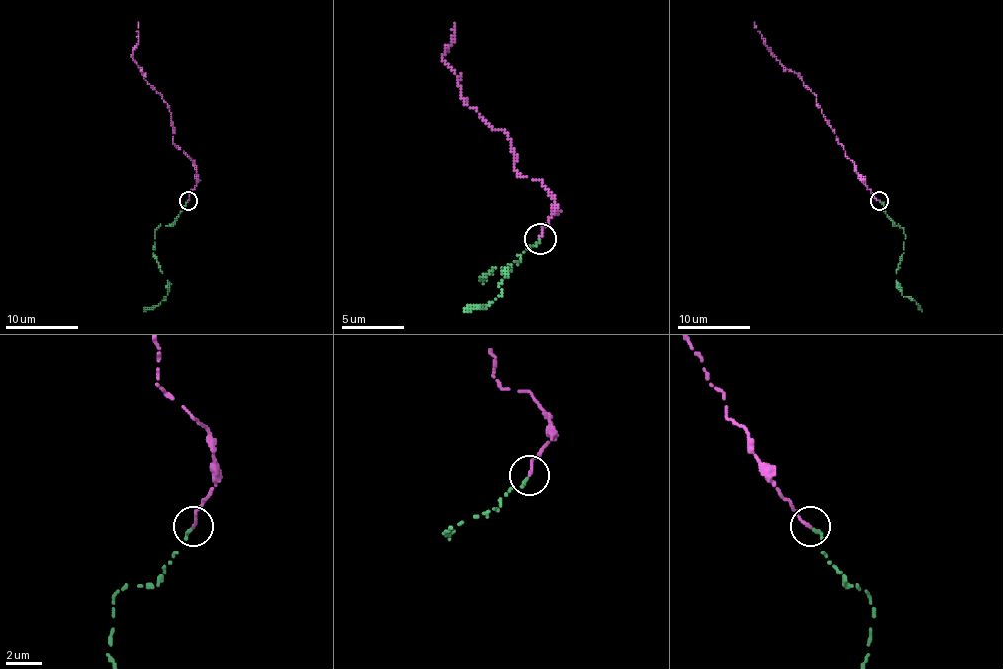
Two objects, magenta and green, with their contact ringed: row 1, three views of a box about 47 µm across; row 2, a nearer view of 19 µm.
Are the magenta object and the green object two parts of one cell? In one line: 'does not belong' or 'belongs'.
belongs

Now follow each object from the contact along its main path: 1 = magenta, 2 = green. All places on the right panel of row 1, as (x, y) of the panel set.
1: (880, 200), (845, 155), (816, 97), (765, 44), (754, 22)
2: (880, 202), (894, 224), (903, 229), (903, 253), (896, 269), (896, 287), (903, 296), (911, 296), (922, 311)

